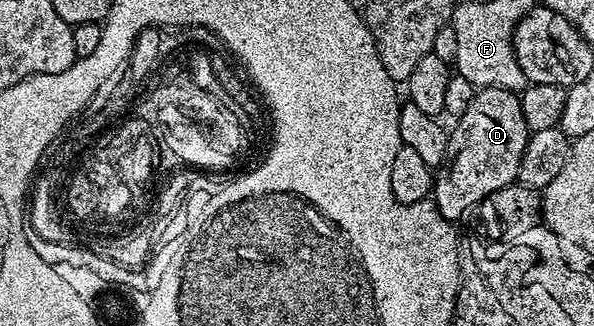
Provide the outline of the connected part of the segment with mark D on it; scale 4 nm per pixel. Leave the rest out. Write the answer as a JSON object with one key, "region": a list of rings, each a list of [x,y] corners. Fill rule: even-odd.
{"region":[[[482,88],[464,108],[460,121],[448,134],[446,158],[435,169],[430,199],[442,218],[460,222],[464,212],[475,209],[494,190],[517,183],[518,166],[529,138],[517,93],[505,88]]]}

